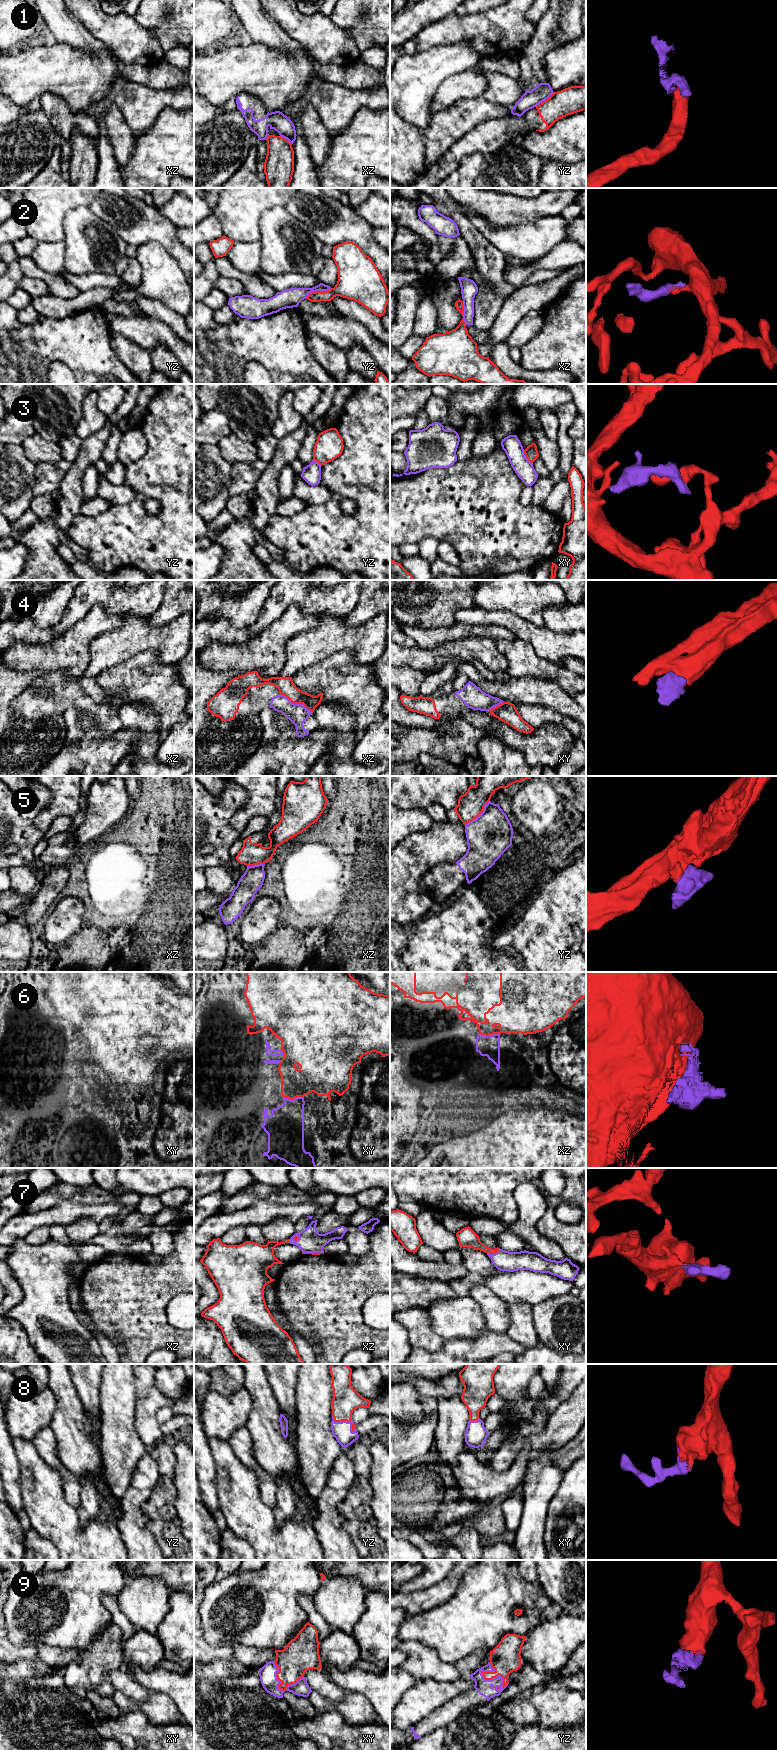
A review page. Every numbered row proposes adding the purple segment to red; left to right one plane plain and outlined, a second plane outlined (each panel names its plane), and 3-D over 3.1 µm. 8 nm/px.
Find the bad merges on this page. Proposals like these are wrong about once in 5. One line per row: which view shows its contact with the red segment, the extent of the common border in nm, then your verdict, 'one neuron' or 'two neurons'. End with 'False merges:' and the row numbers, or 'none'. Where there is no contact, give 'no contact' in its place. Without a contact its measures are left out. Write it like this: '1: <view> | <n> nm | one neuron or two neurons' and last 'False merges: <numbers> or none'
1: yz | 190 nm | two neurons
2: yz | 240 nm | two neurons
3: xy | 130 nm | two neurons
4: xz | 300 nm | one neuron
5: yz | 280 nm | two neurons
6: xy | 180 nm | two neurons
7: xy | 110 nm | one neuron
8: yz | 170 nm | one neuron
9: yz | 240 nm | one neuron
False merges: 1, 2, 3, 5, 6

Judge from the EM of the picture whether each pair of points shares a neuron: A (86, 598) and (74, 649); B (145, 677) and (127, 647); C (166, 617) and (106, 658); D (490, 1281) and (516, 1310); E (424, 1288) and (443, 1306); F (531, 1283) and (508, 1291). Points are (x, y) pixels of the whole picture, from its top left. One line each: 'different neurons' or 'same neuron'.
A: different neurons
B: different neurons
C: different neurons
D: different neurons
E: different neurons
F: same neuron

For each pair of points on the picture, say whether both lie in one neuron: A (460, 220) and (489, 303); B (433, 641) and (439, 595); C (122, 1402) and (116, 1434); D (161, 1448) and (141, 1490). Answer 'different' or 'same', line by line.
A: same
B: different
C: same
D: different

